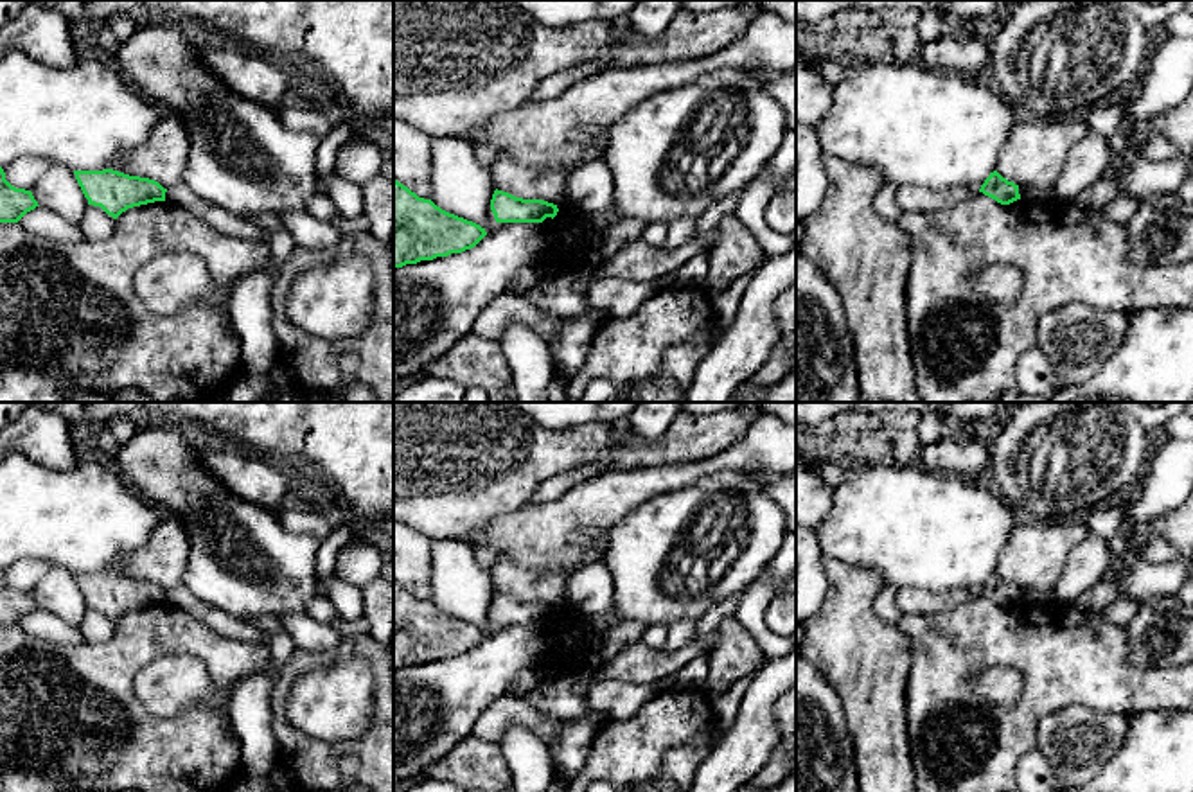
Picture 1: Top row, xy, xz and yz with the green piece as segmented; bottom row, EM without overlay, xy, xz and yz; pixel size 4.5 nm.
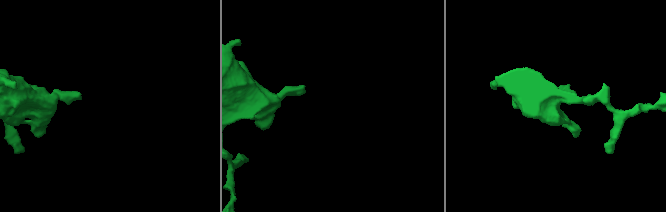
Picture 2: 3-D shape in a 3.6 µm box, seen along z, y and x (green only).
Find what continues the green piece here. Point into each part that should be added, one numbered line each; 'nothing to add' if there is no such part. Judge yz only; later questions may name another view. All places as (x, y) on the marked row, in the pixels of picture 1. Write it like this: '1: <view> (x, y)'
nothing to add

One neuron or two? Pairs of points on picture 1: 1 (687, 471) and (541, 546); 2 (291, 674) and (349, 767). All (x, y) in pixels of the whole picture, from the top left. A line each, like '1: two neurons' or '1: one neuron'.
1: one neuron
2: two neurons

